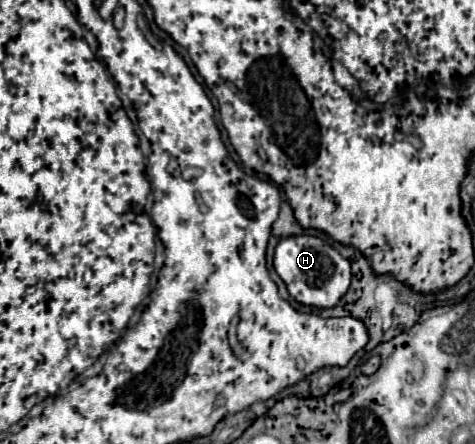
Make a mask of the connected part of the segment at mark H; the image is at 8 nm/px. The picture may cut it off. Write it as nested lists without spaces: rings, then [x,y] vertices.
[[[295,235],[281,239],[275,247],[273,267],[277,275],[285,281],[289,295],[301,305],[327,309],[335,307],[339,299],[347,293],[351,283],[351,263],[343,259],[337,249],[313,235]]]

